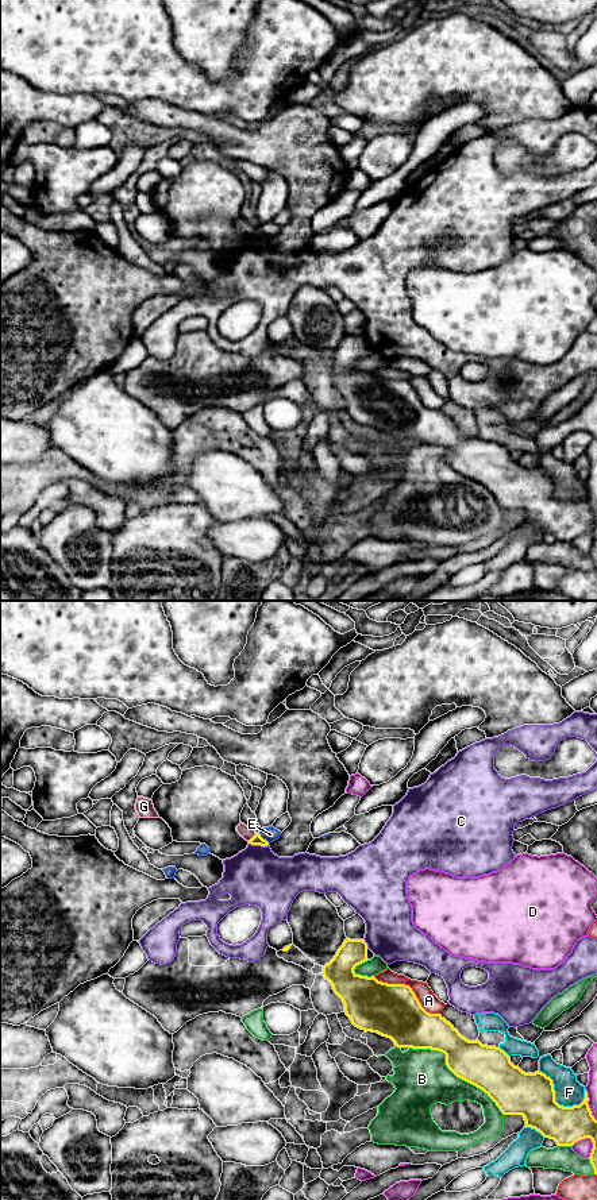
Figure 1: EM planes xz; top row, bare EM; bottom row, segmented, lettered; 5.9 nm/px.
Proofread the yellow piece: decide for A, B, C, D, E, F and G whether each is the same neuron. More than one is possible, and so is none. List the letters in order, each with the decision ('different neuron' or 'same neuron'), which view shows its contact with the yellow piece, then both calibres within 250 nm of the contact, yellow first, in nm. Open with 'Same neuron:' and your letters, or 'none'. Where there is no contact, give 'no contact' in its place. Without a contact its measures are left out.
Same neuron: none
A: different neuron; meets yellow in xz; 320 nm thick on the yellow side, 100 nm on the other
B: different neuron; meets yellow in xz; 260 nm thick on the yellow side, 340 nm on the other
C: different neuron; meets yellow in xz; 60 nm thick on the yellow side, 340 nm on the other
D: different neuron; meets yellow in xz; 220 nm thick on the yellow side, 100 nm on the other
E: different neuron; meets yellow in xz; 60 nm thick on the yellow side, 90 nm on the other
F: different neuron; meets yellow in xz; 280 nm thick on the yellow side, 170 nm on the other
G: different neuron; meets yellow in xz; 60 nm thick on the yellow side, 70 nm on the other

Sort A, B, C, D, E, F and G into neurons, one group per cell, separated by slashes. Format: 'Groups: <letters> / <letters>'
Groups: A / B / C / D / E / F / G

